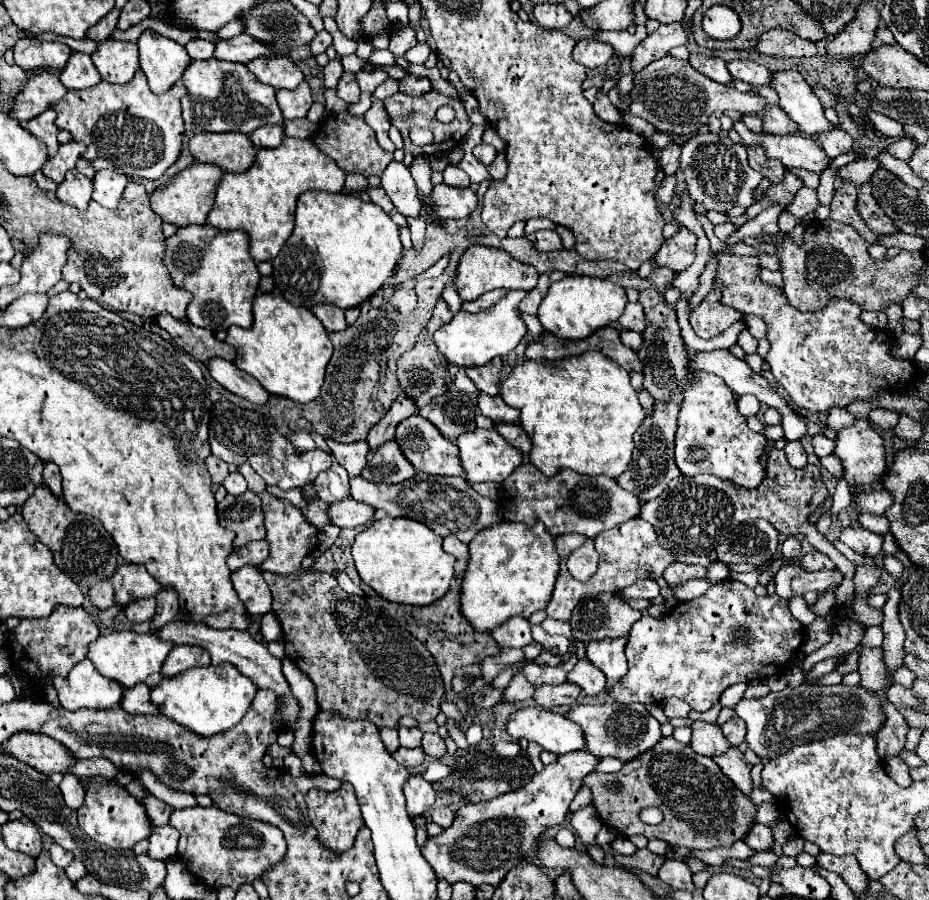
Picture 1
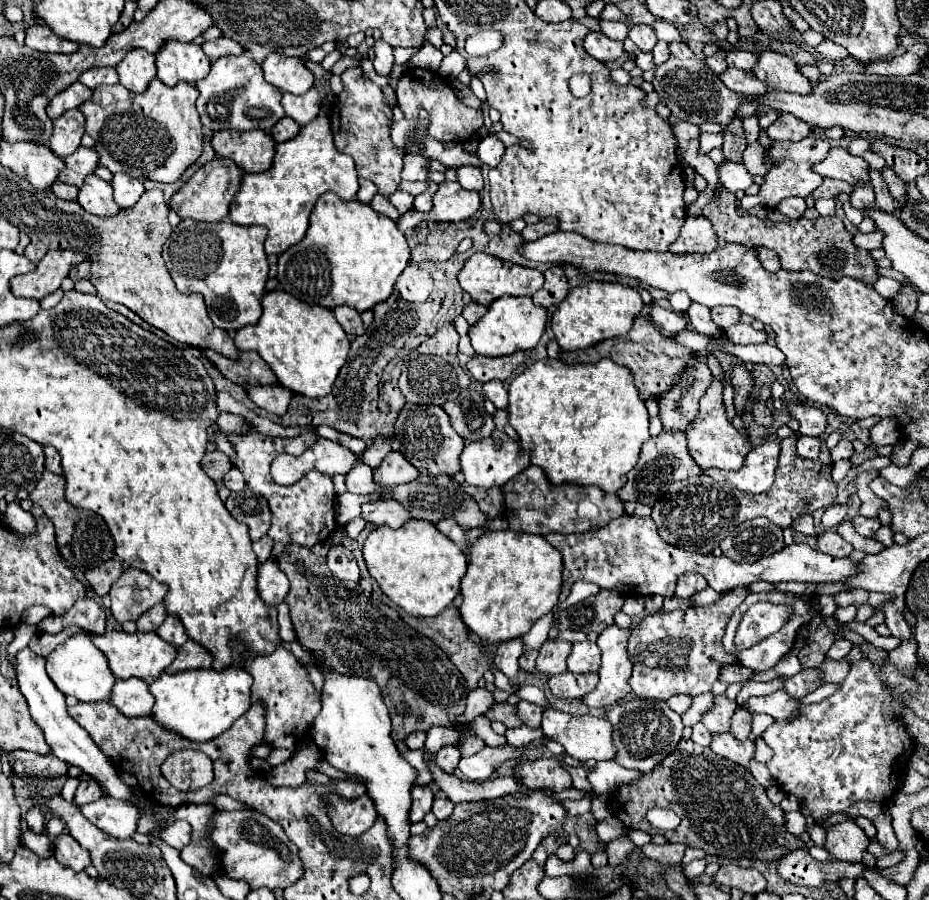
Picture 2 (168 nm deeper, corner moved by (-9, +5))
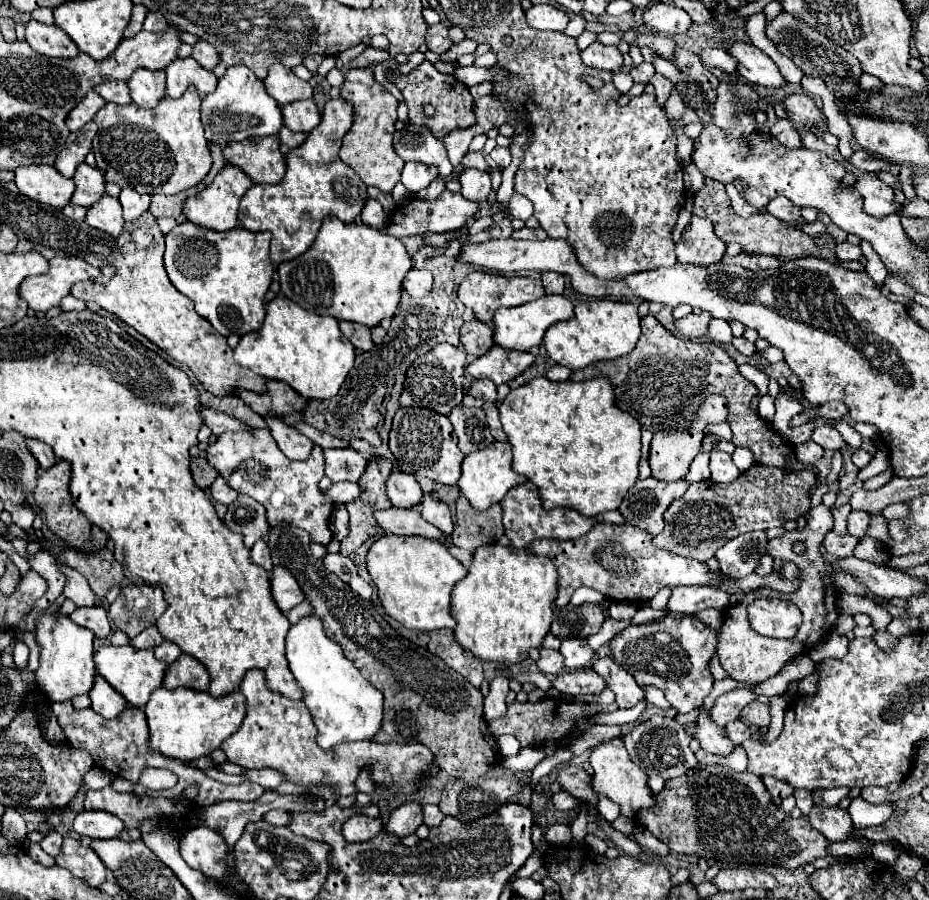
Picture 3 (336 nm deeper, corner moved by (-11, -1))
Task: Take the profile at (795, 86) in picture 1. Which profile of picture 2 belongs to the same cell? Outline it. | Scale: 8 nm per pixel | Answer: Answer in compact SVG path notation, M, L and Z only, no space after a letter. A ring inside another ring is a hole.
M761 51L757 55L753 73L759 81L767 83L773 91L789 91L789 93L801 93L801 95L811 93L809 79L801 75L799 65L787 55Z

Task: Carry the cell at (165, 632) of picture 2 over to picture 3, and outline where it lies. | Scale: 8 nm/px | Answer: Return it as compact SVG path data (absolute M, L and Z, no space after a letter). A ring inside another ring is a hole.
M165 639L161 645L155 647L155 657L159 657L161 661L165 661L165 663L169 663L169 665L171 665L179 655L181 655L181 649L179 649L173 641L167 641L167 639Z

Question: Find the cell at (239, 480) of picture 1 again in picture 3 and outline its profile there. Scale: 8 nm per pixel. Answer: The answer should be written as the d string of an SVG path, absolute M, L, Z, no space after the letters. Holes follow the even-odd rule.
M217 477L215 479L215 483L211 485L211 495L213 495L213 499L215 501L219 501L219 503L223 503L223 505L229 505L231 501L235 501L237 497L239 497L239 493L235 491L235 489L231 489L229 485L227 485L227 481L225 481L225 477Z

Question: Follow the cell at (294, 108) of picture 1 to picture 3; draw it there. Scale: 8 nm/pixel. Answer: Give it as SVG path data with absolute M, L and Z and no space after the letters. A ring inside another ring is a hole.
M303 99L295 103L287 103L281 107L283 111L283 121L285 127L295 129L295 131L305 131L309 133L321 123L321 113L317 109L315 99Z

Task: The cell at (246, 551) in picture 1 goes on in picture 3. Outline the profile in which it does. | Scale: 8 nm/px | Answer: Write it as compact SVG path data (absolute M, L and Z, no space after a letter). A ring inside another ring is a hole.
M257 541L253 547L251 547L251 561L261 565L265 571L271 571L271 549L265 541Z

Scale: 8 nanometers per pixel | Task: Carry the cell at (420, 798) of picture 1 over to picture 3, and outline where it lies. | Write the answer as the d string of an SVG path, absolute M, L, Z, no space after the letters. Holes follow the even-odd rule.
M405 801L389 815L385 827L389 833L395 833L397 837L405 837L415 833L421 823L423 823L423 805L419 801Z

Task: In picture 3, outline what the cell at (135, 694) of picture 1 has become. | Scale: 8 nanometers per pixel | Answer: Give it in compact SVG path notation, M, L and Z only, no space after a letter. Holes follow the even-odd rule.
M95 675L95 685L89 693L91 701L93 701L93 709L103 715L105 719L117 719L123 711L127 711L131 705L123 699L121 693L117 693L103 677Z

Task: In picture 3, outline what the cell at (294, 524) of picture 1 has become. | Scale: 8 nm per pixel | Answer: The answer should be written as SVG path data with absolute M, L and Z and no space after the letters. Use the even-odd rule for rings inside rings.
M269 429L255 431L227 431L207 449L207 459L227 479L227 483L241 495L249 495L267 509L269 523L291 523L305 529L311 541L327 545L333 535L329 529L329 517L335 503L319 489L323 477L323 449L313 447L305 461L291 461L279 453Z

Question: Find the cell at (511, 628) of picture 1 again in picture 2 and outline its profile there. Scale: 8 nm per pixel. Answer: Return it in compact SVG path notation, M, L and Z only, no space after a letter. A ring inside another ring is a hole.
M511 639L499 645L497 655L495 655L495 665L501 673L505 673L509 679L513 679L519 671L519 657L523 653L523 645L521 639Z

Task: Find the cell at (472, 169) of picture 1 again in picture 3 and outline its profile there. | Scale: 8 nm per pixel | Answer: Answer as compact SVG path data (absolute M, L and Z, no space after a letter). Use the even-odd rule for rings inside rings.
M409 125L393 135L395 153L403 161L419 161L433 165L441 175L451 175L451 161L443 143L425 125Z

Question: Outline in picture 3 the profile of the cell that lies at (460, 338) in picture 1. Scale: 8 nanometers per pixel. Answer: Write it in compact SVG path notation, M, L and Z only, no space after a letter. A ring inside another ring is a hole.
M543 295L533 303L519 307L501 307L493 317L493 343L505 351L529 351L543 343L545 331L559 321L569 319L573 313L573 303L563 295Z

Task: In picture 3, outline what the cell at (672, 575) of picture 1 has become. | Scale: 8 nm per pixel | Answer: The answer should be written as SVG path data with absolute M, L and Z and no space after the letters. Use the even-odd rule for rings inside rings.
M675 587L667 609L679 613L697 613L709 607L723 609L729 605L729 595L707 587Z

